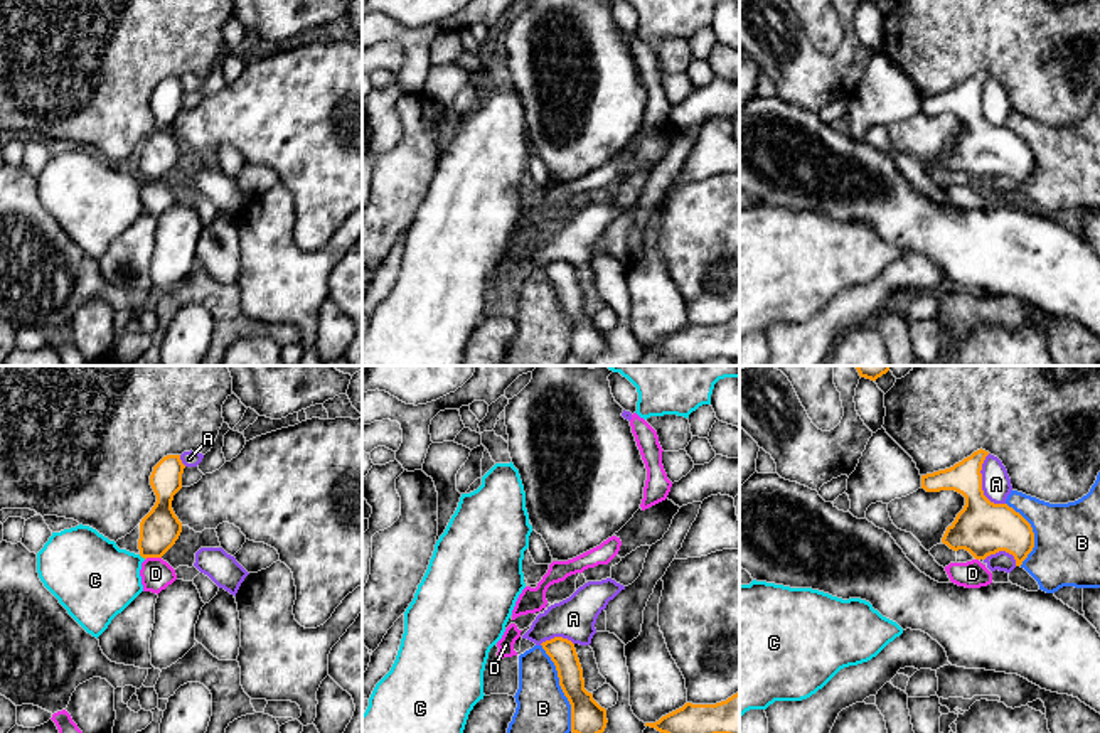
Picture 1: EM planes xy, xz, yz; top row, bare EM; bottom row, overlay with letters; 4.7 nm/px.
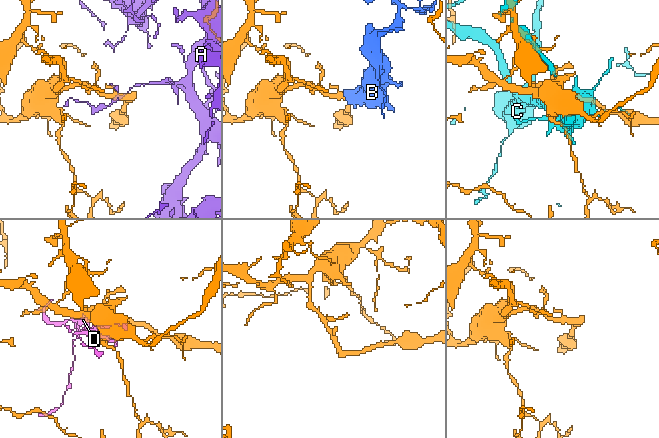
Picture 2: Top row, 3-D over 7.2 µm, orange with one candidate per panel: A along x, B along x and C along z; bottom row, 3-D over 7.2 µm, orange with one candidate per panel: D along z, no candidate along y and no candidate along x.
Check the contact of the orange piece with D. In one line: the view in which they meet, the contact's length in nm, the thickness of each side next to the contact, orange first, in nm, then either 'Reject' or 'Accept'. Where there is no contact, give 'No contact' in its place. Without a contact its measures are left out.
Touches orange in xy. Shared border 80 nm. Thickness 190 nm (orange) against 150 nm. Reject

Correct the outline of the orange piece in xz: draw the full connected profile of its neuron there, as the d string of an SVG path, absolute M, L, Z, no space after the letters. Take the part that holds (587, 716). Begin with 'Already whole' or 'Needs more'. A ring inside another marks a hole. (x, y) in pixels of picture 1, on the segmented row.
Already whole. M554 637L541 644L556 666L559 686L571 704L573 733L603 733L606 728L606 709L585 689L583 669L574 644Z

